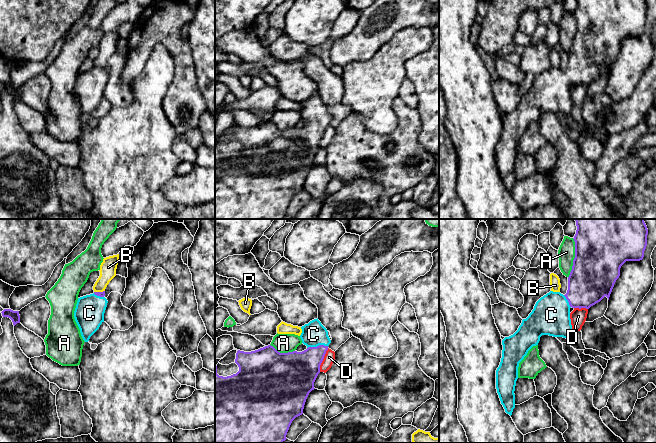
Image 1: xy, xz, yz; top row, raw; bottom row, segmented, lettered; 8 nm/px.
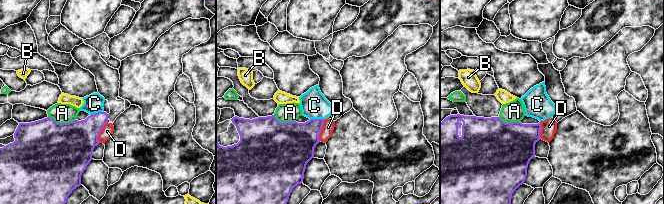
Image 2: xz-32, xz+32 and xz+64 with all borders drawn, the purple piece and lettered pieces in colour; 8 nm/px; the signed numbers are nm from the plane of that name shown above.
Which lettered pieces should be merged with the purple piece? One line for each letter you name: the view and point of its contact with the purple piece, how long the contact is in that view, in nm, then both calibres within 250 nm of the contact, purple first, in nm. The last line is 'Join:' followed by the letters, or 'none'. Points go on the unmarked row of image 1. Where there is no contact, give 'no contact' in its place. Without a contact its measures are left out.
C: contact xz (317, 122); length 170 nm; calibres 300 and 190 nm
Join: C

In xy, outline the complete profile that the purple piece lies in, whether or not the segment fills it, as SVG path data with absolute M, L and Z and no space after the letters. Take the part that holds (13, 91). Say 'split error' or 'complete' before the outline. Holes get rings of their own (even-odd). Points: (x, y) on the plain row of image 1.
complete; M4 85L1 89L2 89L3 93L10 94L12 96L14 102L17 99L20 99L19 87L13 87L11 85Z

